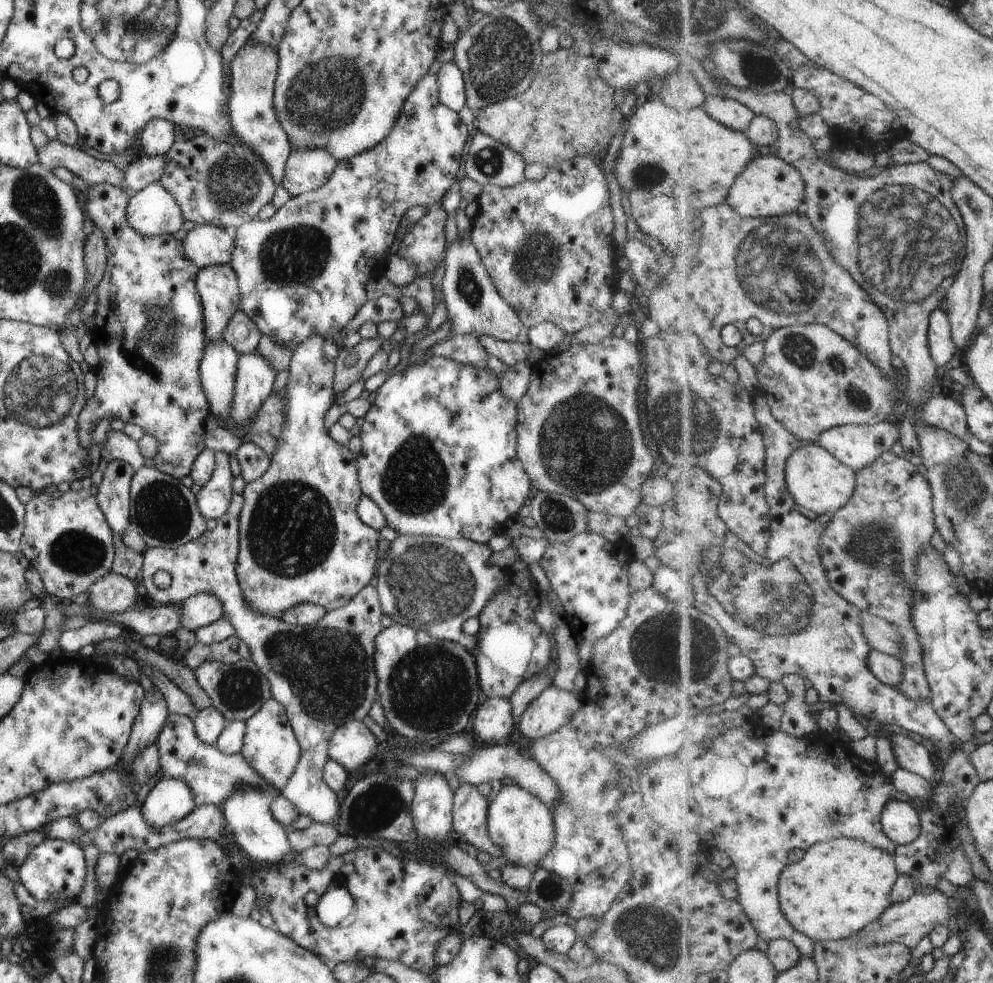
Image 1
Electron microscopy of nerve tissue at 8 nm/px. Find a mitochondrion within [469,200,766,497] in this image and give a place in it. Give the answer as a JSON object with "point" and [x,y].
{"point":[575,452]}

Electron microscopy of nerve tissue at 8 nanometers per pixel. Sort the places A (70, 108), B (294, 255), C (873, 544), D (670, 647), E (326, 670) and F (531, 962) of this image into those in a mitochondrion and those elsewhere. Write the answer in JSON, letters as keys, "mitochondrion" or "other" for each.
{"A":"other","B":"mitochondrion","C":"mitochondrion","D":"mitochondrion","E":"mitochondrion","F":"other"}

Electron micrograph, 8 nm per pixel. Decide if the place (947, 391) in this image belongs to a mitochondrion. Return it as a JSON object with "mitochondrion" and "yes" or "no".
{"mitochondrion":"no"}

